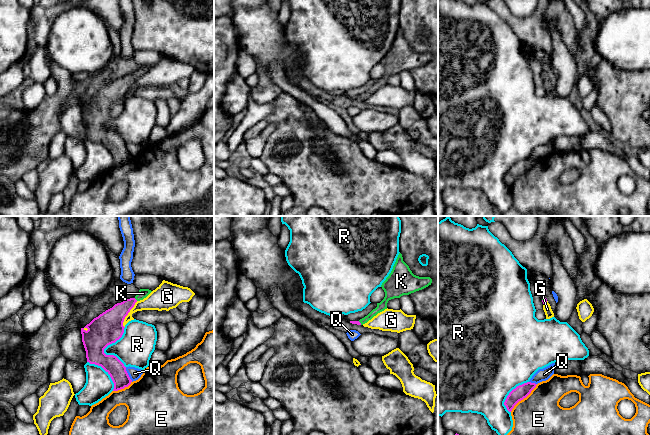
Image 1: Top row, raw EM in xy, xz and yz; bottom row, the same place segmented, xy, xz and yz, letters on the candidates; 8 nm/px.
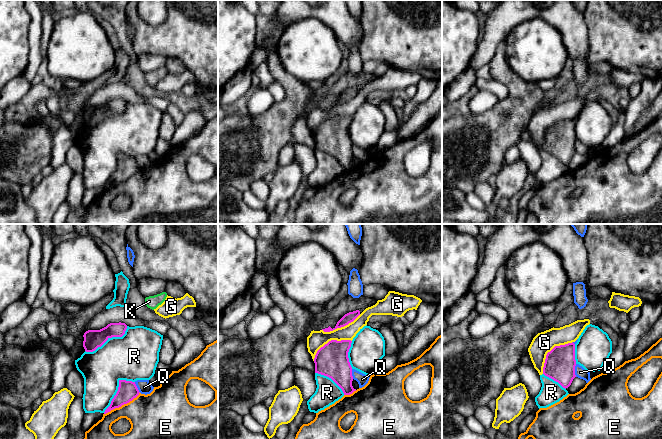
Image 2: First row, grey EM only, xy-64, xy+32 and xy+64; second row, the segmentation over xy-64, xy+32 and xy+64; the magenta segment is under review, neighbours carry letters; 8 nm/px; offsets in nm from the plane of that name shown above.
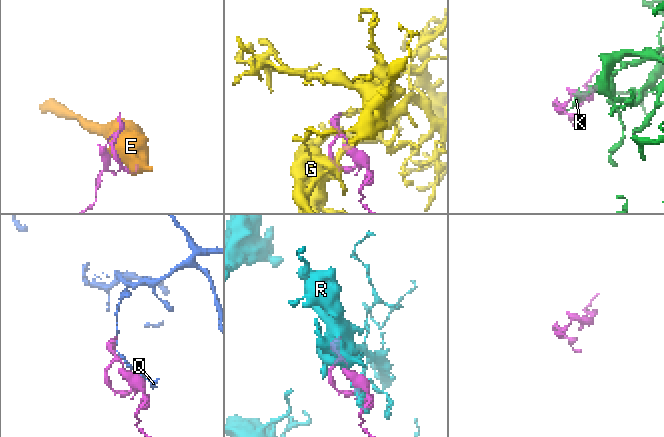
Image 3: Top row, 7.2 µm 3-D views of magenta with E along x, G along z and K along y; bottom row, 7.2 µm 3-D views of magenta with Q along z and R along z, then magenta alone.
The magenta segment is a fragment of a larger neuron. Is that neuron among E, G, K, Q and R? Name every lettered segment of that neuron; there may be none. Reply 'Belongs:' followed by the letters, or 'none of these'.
Belongs: K

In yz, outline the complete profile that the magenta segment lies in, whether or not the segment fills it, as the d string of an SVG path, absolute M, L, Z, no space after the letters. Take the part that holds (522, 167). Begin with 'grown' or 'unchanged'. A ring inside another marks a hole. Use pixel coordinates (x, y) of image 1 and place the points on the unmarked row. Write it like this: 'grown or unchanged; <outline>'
unchanged; M527 158L522 161L517 162L515 165L513 165L509 171L507 172L504 181L506 182L507 186L509 188L512 187L514 182L524 174L526 174L531 167L536 163L537 160Z

